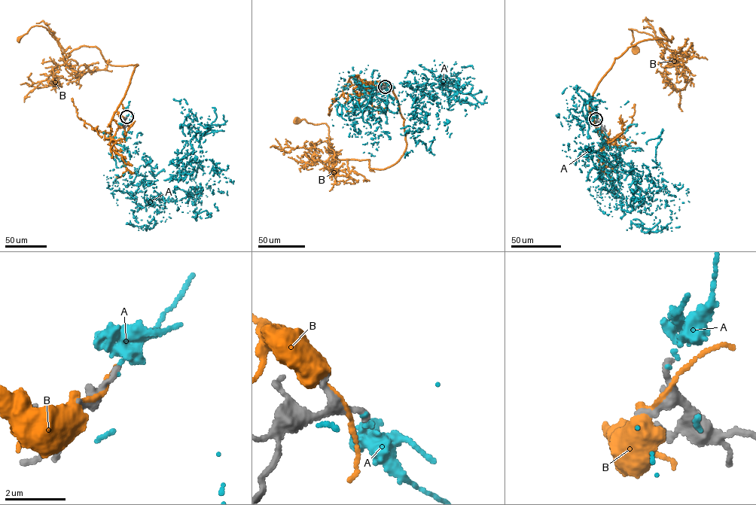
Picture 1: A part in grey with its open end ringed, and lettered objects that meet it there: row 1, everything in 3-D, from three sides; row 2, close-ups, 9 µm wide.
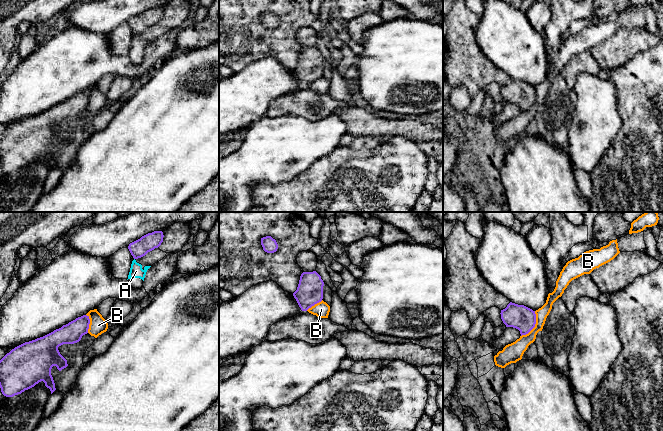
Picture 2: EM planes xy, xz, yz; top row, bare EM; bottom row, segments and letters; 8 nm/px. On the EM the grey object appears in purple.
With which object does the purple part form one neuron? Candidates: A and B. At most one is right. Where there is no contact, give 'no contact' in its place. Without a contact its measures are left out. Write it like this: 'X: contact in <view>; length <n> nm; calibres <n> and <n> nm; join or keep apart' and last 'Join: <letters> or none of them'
A: no contact; keep apart
B: contact in yz; length 240 nm; calibres 190 and 130 nm; keep apart
Join: none of them

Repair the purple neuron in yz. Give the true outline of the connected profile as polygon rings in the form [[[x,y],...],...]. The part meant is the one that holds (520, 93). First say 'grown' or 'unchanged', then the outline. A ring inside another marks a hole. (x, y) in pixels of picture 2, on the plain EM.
unchanged; [[[510,78],[500,90],[506,103],[518,105],[521,112],[528,110],[536,100],[535,87],[524,81]]]

